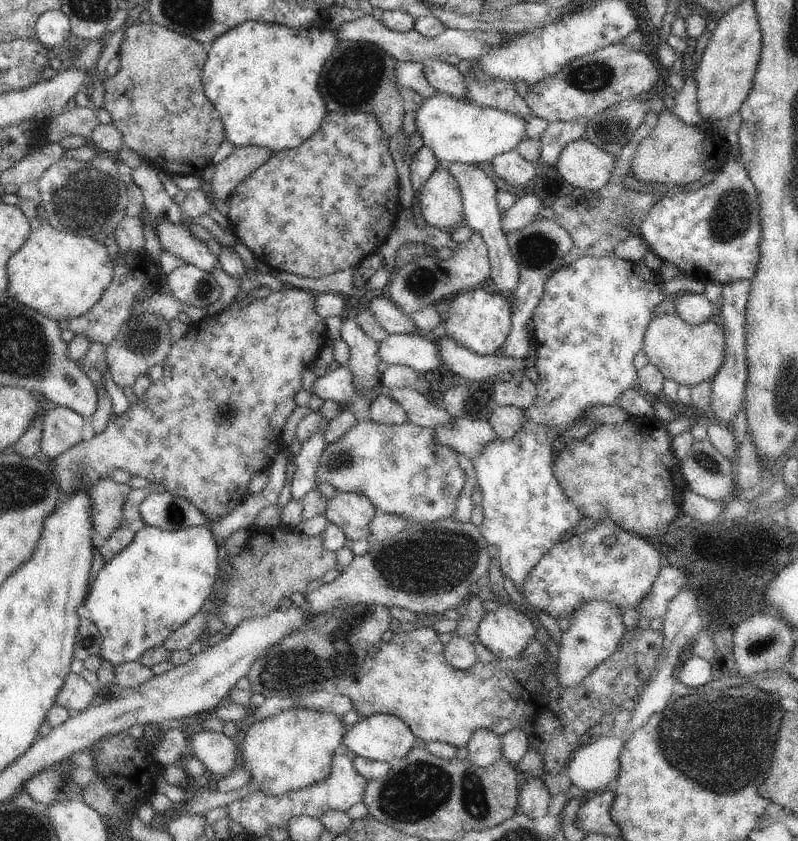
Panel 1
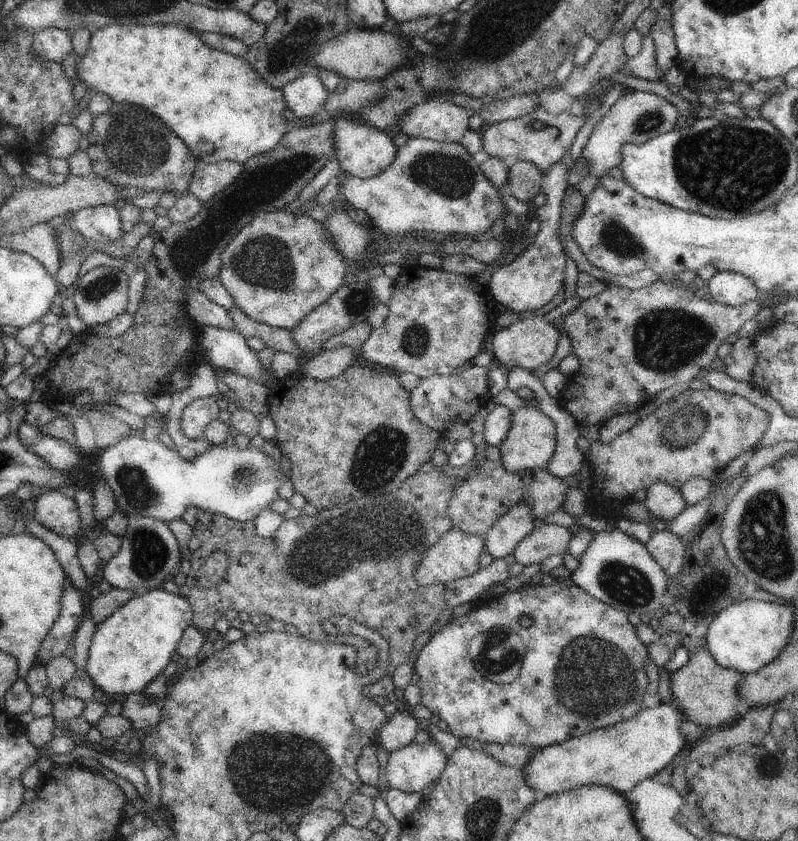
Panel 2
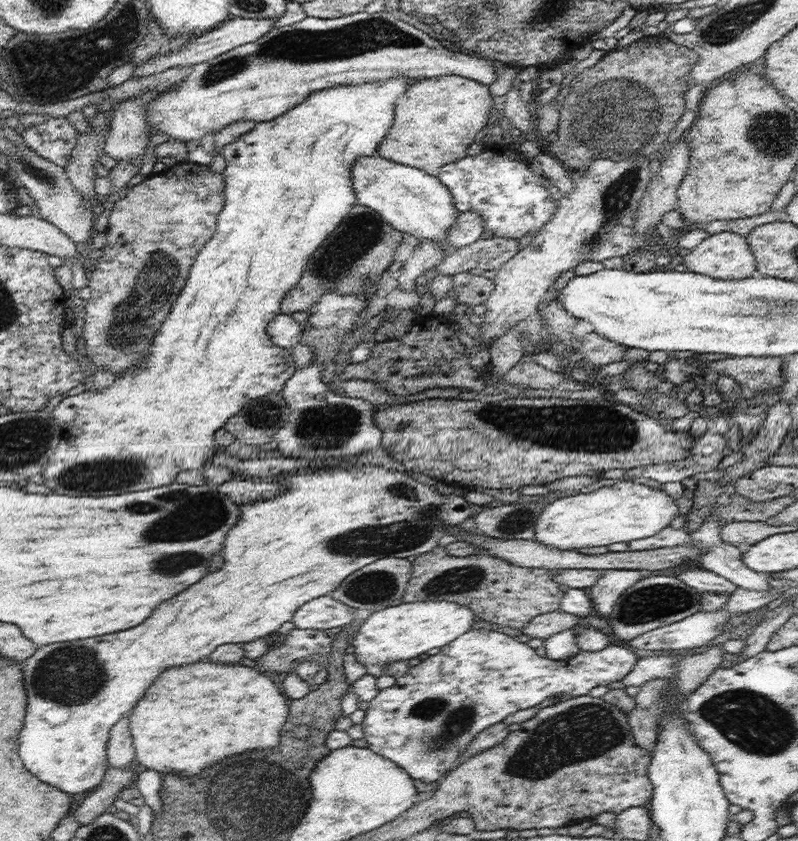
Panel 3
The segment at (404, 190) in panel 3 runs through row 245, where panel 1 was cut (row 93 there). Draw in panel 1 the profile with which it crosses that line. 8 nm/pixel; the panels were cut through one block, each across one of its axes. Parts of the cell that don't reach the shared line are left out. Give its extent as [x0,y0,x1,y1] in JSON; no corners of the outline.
[416,93,528,165]

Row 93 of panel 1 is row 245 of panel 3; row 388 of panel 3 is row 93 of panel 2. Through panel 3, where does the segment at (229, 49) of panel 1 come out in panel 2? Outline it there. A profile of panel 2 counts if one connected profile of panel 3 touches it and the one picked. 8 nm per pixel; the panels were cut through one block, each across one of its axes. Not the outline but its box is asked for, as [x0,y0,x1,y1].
[75,24,291,165]

